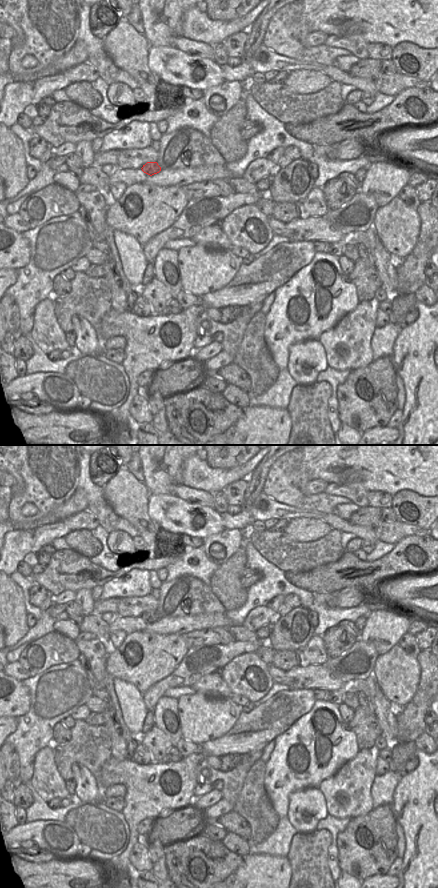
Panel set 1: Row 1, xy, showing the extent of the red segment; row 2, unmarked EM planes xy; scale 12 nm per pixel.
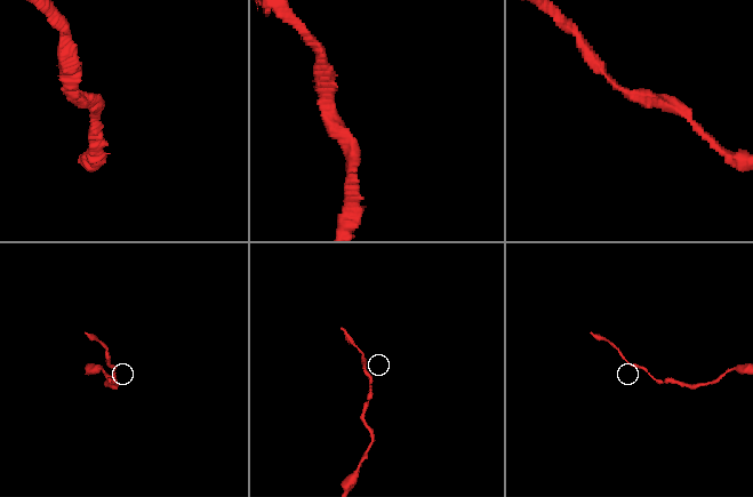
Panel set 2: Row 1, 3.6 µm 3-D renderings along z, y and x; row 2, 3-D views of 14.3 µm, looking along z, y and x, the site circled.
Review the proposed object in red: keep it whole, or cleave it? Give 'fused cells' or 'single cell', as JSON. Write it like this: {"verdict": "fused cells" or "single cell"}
{"verdict": "single cell"}

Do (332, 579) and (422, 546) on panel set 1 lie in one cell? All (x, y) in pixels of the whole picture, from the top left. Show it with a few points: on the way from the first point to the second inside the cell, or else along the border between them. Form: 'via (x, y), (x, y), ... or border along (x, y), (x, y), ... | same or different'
via (355, 579), (372, 575), (385, 568), (400, 553) | same

